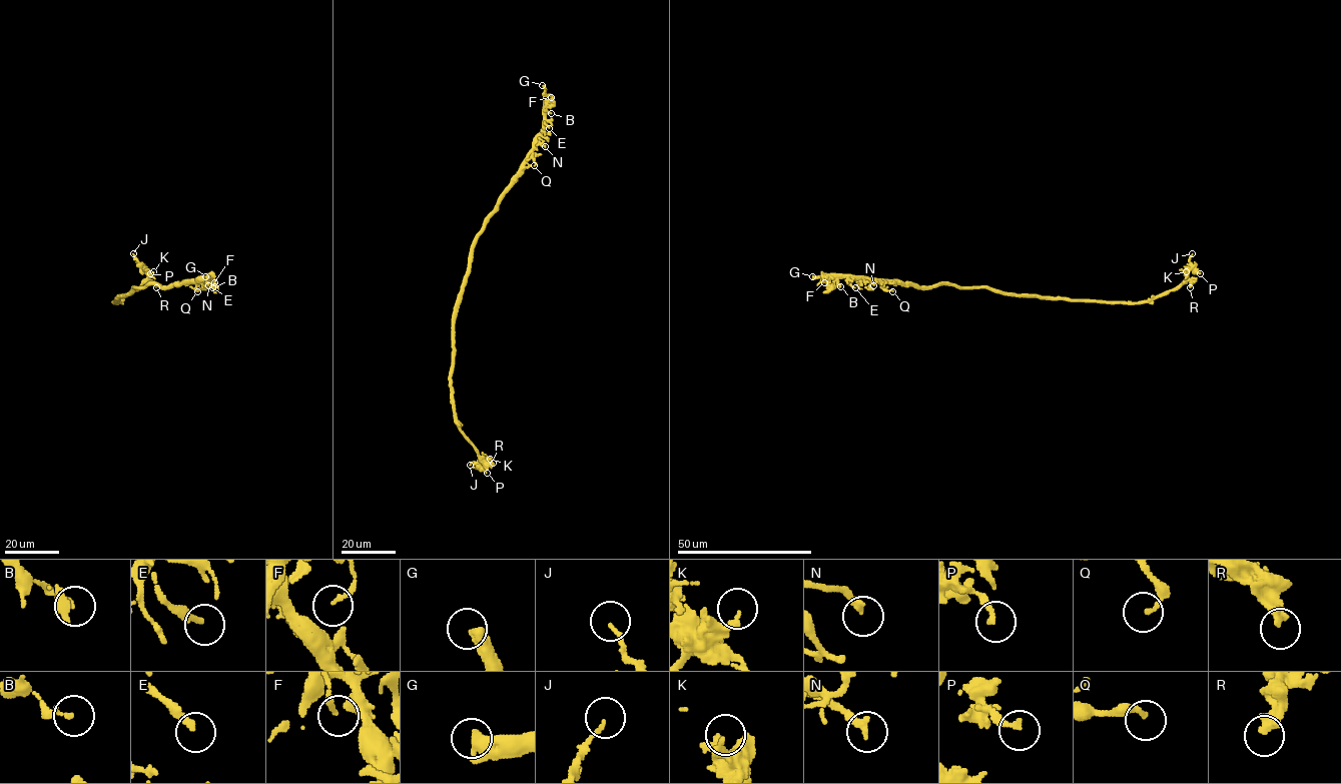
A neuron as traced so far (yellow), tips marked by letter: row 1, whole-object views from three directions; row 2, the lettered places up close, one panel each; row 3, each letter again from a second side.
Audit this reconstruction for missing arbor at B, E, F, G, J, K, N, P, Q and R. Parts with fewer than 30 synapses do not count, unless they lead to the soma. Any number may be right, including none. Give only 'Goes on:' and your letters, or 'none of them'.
Goes on: none of them

